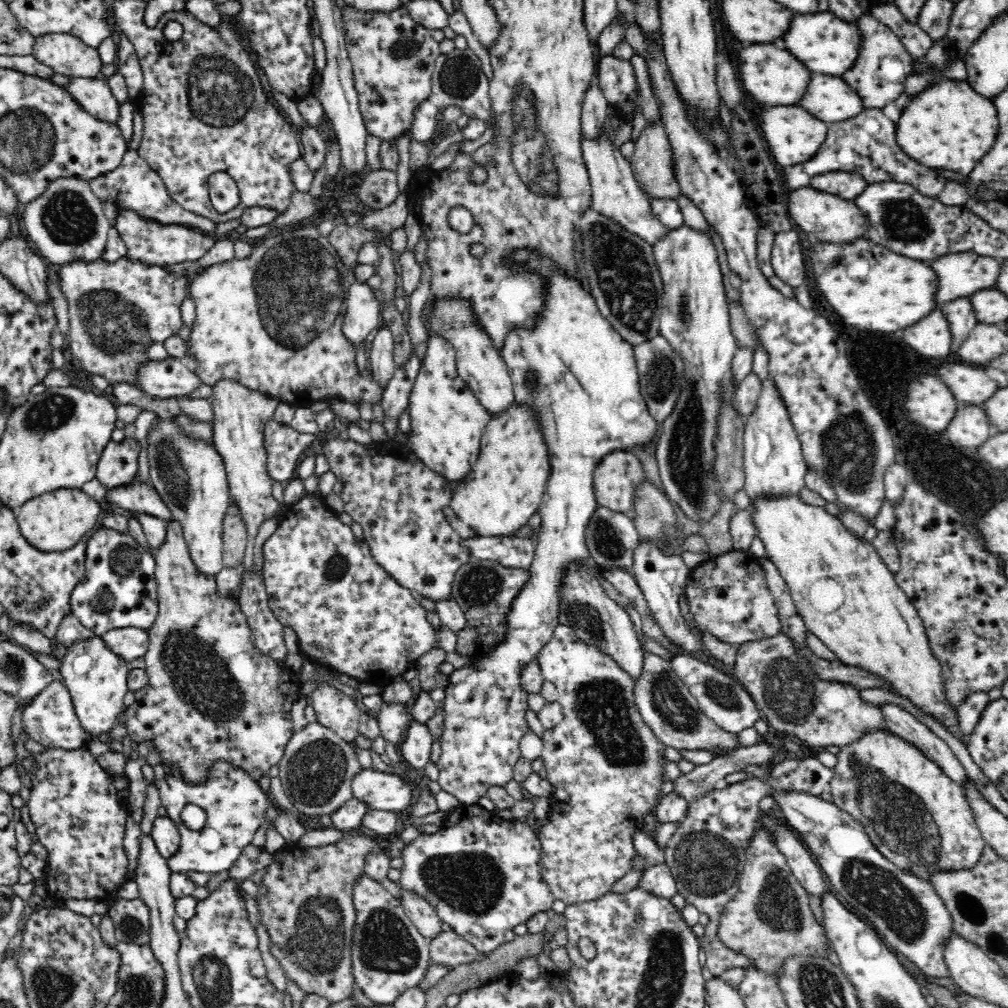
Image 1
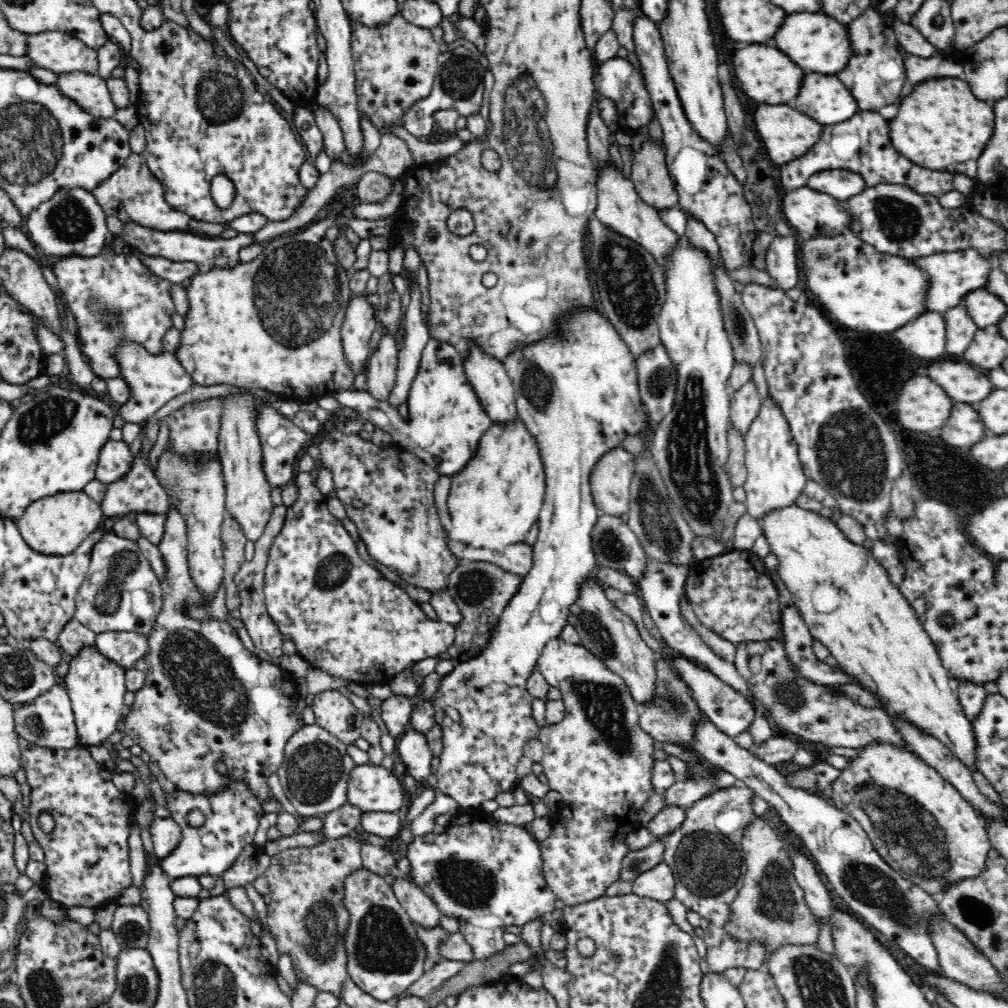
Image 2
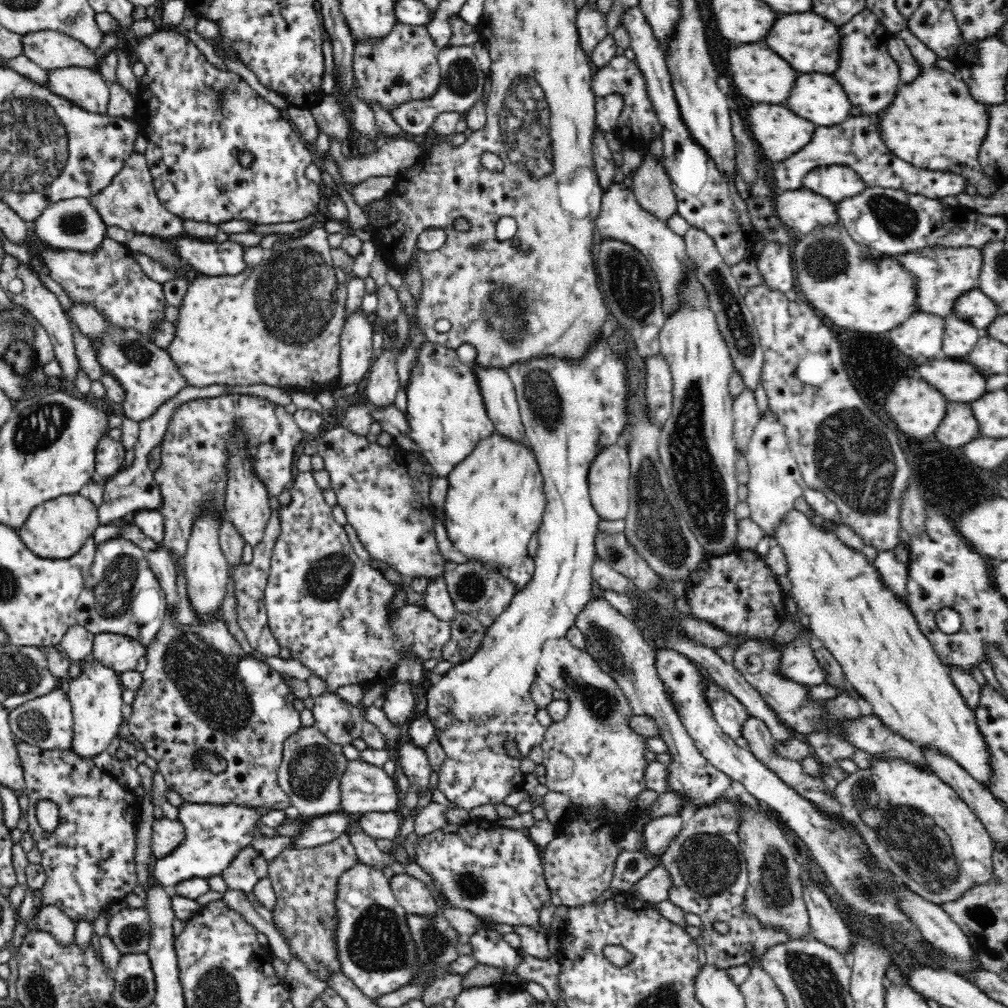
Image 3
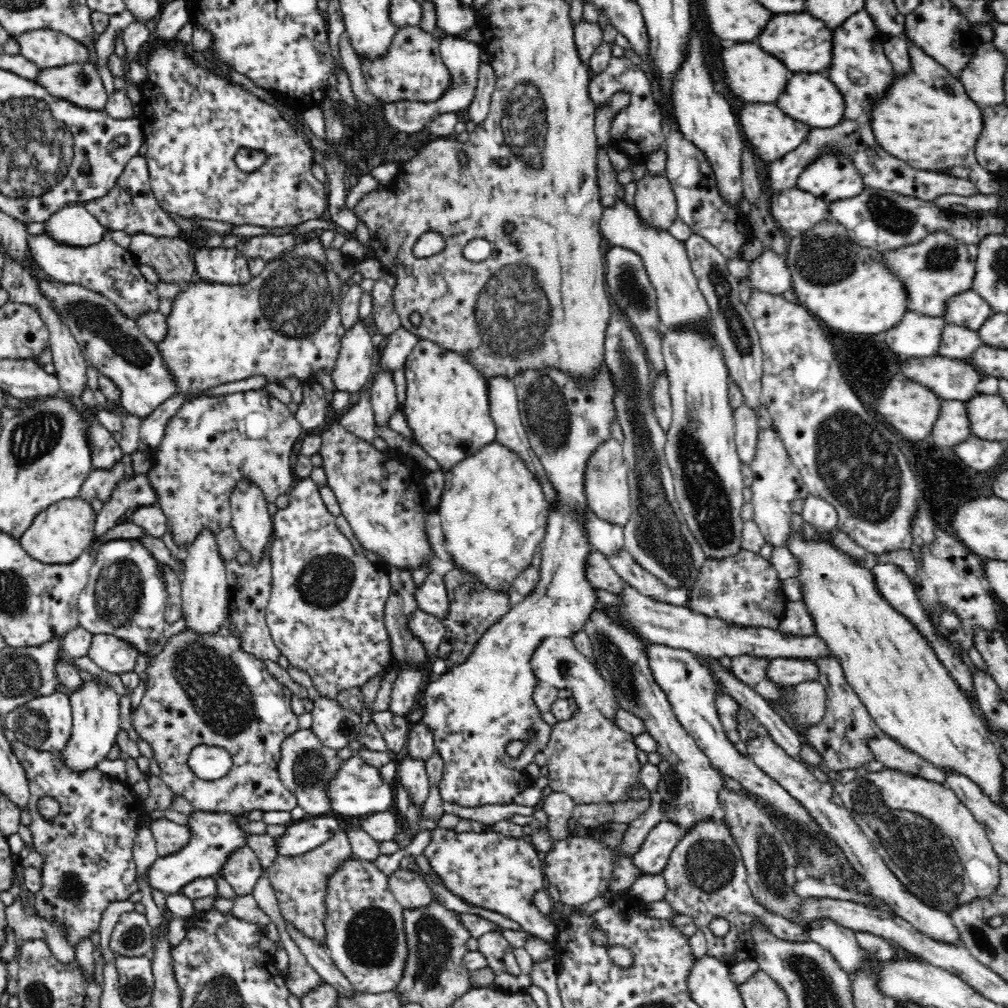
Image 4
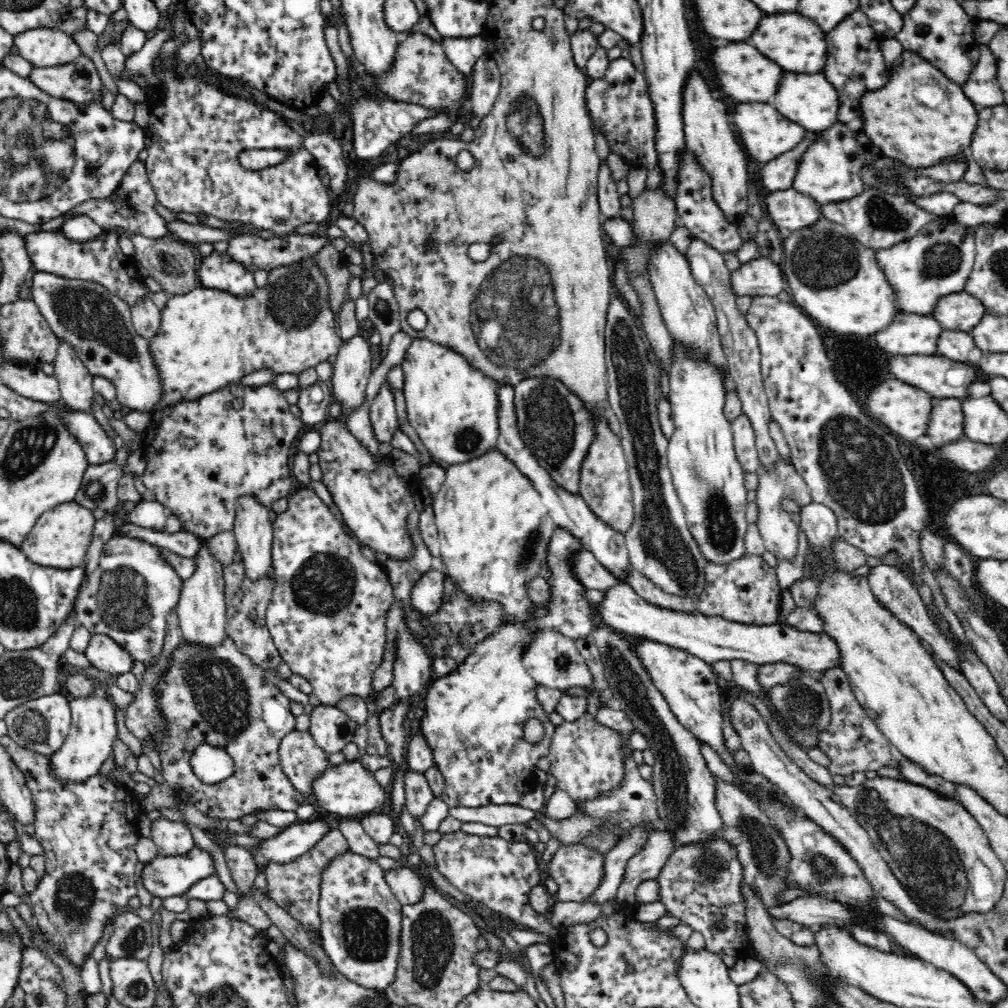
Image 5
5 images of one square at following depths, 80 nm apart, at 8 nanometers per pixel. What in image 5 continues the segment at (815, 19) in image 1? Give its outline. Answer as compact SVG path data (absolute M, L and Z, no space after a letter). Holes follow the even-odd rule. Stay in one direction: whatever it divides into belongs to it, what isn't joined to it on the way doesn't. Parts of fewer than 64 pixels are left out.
M774 14L766 16L762 20L762 26L758 28L758 34L754 34L748 44L754 44L762 54L776 60L782 68L790 72L806 72L816 74L822 72L828 60L827 33L822 32L822 27L810 17L798 16L798 14Z

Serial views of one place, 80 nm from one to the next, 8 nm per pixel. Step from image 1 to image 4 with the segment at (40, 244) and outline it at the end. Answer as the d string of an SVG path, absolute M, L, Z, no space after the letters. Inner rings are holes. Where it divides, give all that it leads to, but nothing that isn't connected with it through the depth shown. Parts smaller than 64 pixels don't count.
M84 201L66 203L64 206L57 208L43 222L43 233L49 236L54 242L79 248L98 244L105 236L105 229L105 226L86 209Z

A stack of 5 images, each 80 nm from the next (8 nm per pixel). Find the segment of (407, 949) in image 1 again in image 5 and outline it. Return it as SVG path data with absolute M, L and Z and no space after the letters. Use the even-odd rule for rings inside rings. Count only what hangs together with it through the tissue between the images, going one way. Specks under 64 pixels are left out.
M348 851L326 868L320 892L321 945L339 974L351 983L374 992L384 992L396 980L398 958L401 955L403 905L389 888L385 874L375 860Z

